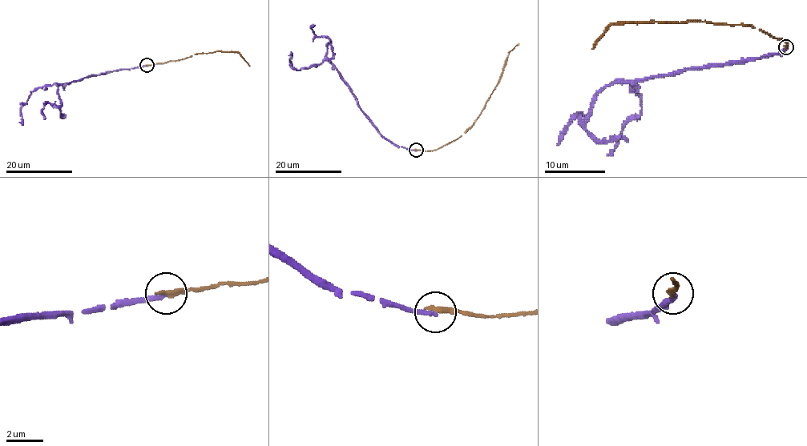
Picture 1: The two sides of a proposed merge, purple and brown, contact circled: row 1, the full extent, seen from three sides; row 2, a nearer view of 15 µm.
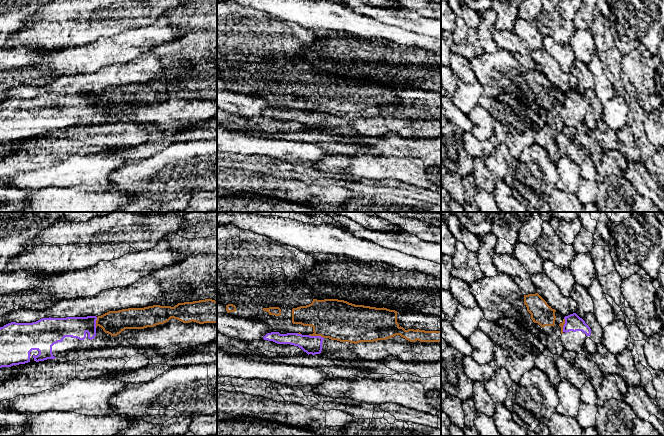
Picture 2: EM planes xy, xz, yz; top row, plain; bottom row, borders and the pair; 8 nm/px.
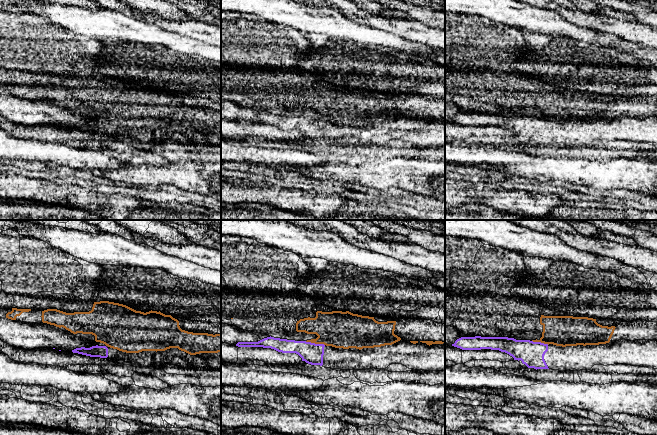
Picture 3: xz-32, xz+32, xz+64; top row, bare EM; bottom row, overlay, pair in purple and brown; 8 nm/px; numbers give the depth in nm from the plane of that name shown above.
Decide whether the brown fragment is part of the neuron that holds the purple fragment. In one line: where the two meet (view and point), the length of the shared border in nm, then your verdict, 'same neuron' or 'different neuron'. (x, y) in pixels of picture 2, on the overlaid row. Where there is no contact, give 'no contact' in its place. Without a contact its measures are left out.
xz (316, 336) | 120 nm | different neuron

